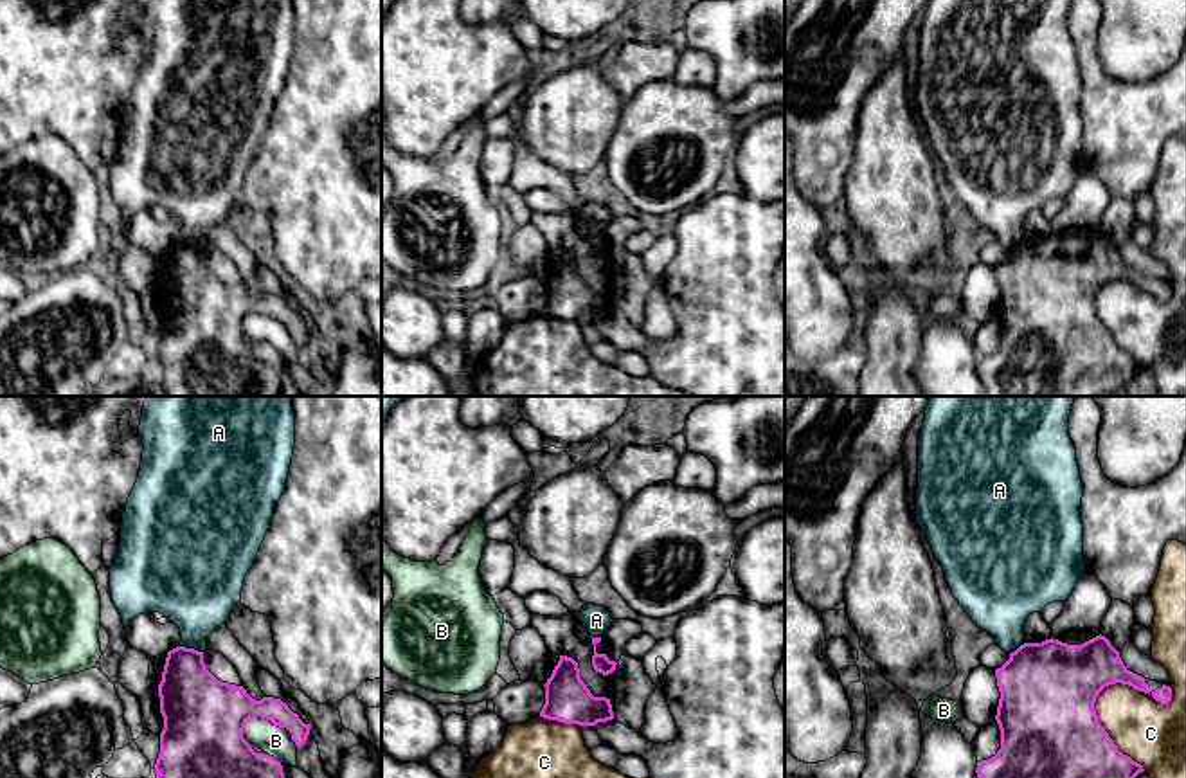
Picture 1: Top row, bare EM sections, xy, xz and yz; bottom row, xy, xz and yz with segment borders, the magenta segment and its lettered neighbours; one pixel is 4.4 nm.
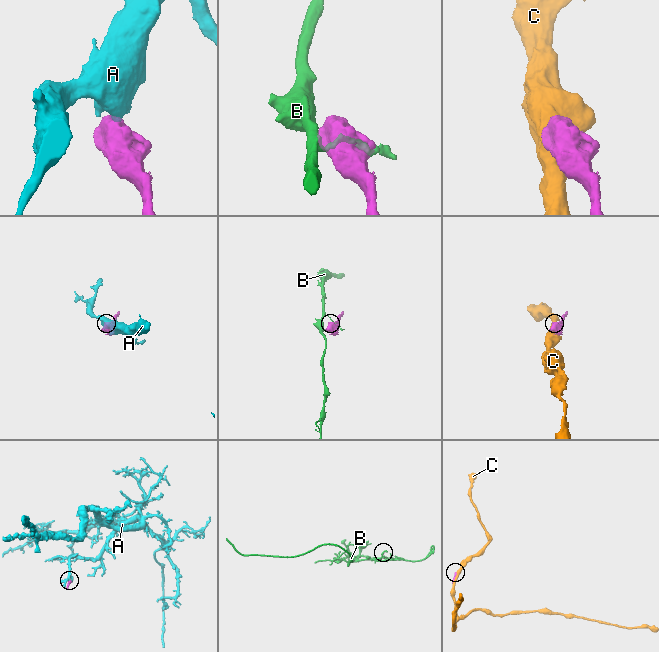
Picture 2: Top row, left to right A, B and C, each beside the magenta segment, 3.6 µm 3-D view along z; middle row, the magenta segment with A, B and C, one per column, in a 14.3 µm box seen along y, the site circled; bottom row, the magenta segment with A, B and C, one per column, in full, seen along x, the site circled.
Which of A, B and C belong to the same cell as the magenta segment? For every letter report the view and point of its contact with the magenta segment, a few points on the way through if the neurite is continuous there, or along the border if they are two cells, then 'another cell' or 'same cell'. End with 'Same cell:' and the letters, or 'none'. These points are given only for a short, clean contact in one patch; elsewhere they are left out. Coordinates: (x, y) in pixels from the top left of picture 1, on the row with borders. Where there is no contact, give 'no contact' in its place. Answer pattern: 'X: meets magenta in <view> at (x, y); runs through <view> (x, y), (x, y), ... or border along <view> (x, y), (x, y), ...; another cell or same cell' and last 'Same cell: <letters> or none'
A: meets magenta in xy at (191, 649); border along xy (180, 645), (202, 652); another cell
B: meets magenta in xy at (274, 724); another cell
C: meets magenta in yz at (1104, 730); another cell
Same cell: none

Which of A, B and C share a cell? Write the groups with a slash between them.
A / B / C

